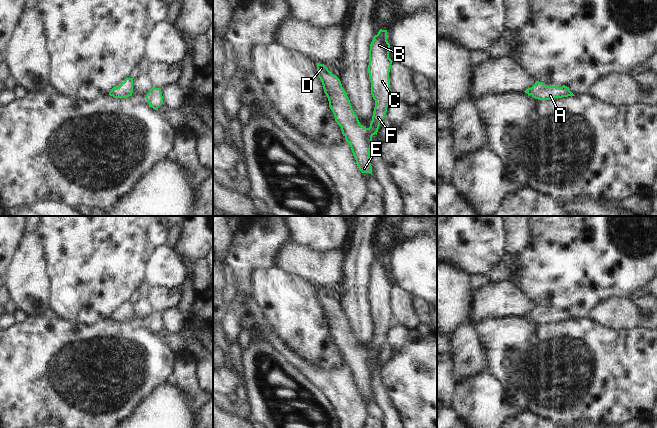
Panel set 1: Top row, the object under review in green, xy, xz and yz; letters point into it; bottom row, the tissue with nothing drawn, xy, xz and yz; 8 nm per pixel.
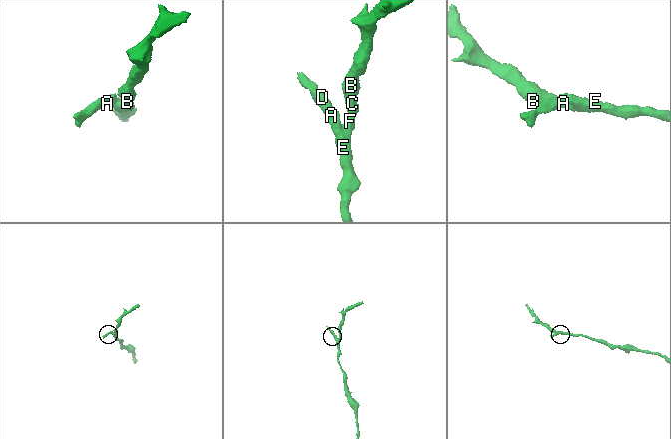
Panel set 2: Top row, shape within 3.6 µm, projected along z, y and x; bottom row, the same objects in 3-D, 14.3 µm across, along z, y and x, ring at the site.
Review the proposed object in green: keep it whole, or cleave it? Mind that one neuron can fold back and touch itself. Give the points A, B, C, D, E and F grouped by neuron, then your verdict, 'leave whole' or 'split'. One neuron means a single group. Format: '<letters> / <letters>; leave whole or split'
A B C D E F; leave whole

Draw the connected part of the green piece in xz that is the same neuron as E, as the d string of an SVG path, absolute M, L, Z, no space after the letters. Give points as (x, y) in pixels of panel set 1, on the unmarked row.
M380 253L373 261L369 274L368 297L371 319L375 324L369 352L360 348L340 303L330 296L326 289L317 287L317 299L328 322L329 331L334 338L335 345L341 351L346 366L350 368L356 388L362 397L372 398L370 387L372 360L377 359L387 331L391 328L389 296L393 285L389 282L389 275L387 254Z

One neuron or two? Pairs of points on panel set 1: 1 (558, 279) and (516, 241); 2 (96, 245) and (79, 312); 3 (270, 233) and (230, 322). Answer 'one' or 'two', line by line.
1: two
2: one
3: one

